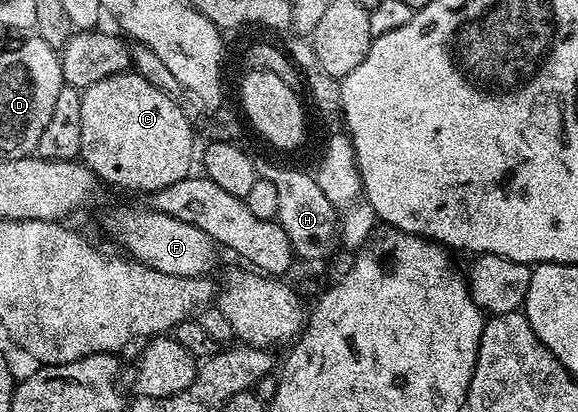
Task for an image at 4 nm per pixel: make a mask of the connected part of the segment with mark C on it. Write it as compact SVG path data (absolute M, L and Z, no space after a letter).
M134 70L106 76L101 78L101 82L93 82L93 86L82 89L79 156L104 185L116 184L131 192L150 194L165 186L173 186L173 182L181 182L193 172L191 159L197 156L195 132L196 129L182 113L181 105Z

